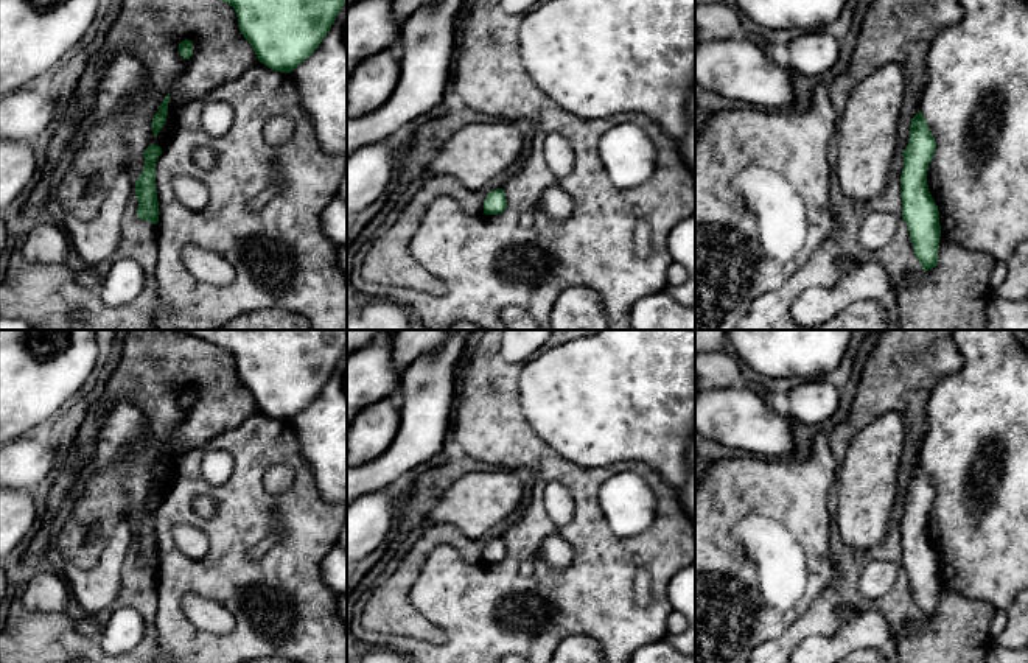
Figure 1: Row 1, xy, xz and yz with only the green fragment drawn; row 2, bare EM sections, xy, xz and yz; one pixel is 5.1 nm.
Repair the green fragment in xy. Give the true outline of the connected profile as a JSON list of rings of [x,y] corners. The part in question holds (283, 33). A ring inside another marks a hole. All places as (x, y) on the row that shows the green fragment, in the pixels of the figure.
[[[222,0],[238,17],[244,39],[258,61],[274,72],[291,73],[320,45],[347,0]]]

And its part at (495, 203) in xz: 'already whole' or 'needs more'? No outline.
already whole

